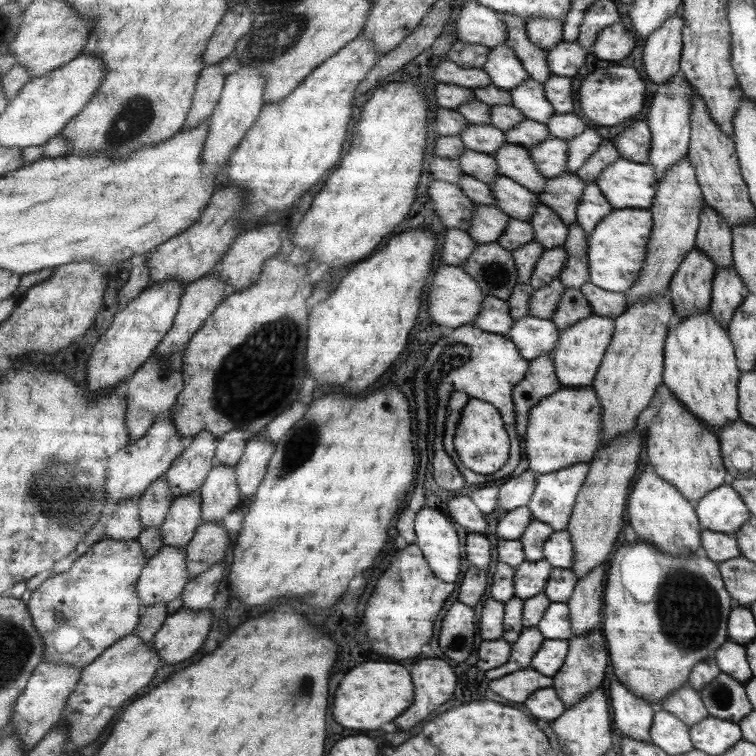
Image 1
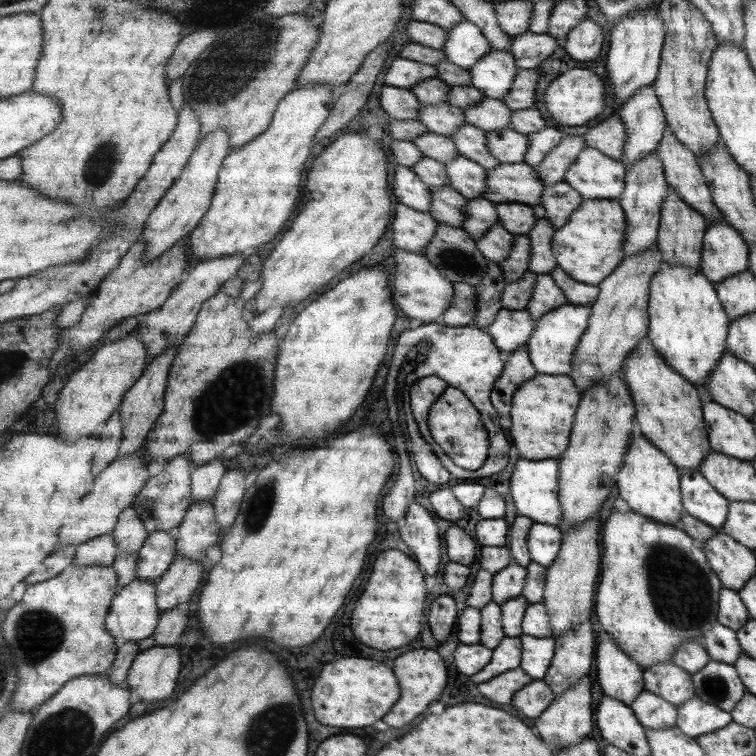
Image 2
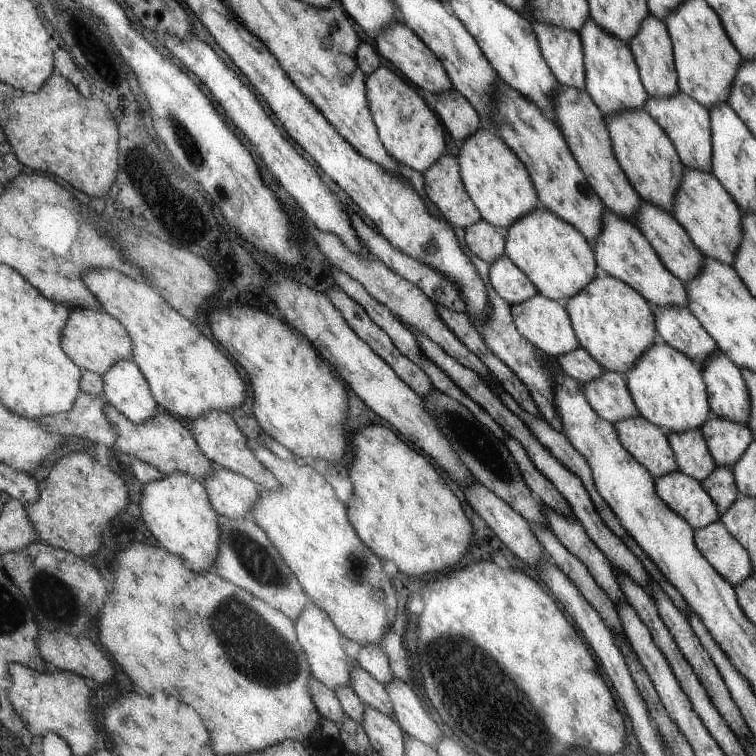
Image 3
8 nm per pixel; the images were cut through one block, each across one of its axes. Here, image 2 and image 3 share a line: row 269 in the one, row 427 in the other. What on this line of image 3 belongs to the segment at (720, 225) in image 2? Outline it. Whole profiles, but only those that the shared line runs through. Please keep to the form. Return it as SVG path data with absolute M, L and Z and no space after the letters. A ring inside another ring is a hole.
M714 414L708 415L708 420L700 429L717 466L733 468L755 440L749 427L730 422L726 418L718 418Z

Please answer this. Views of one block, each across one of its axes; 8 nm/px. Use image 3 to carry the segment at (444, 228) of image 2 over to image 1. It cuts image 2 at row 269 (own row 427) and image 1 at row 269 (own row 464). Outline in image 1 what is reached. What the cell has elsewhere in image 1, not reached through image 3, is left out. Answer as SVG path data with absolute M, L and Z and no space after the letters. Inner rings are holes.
M497 242L479 244L462 268L482 287L487 295L508 300L519 282L518 267L511 251Z

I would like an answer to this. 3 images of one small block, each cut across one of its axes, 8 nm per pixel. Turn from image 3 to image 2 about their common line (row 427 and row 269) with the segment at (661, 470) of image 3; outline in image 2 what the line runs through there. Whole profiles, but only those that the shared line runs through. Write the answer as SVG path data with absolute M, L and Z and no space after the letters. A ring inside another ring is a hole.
M658 241L644 252L623 260L603 284L598 285L599 296L591 306L591 319L582 341L575 351L575 370L569 375L580 394L593 385L623 372L627 358L650 333L651 286L656 273L663 266L663 254Z

